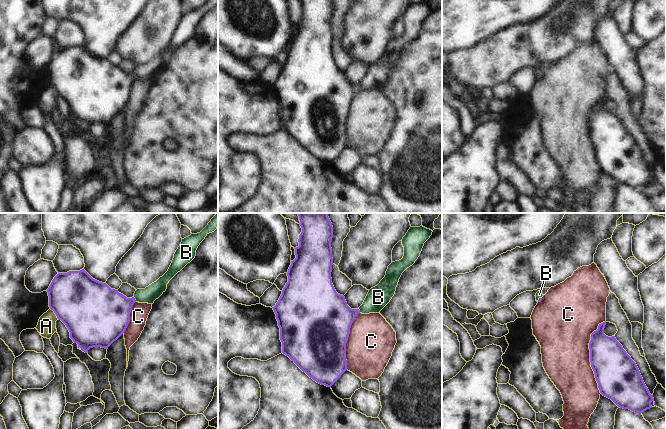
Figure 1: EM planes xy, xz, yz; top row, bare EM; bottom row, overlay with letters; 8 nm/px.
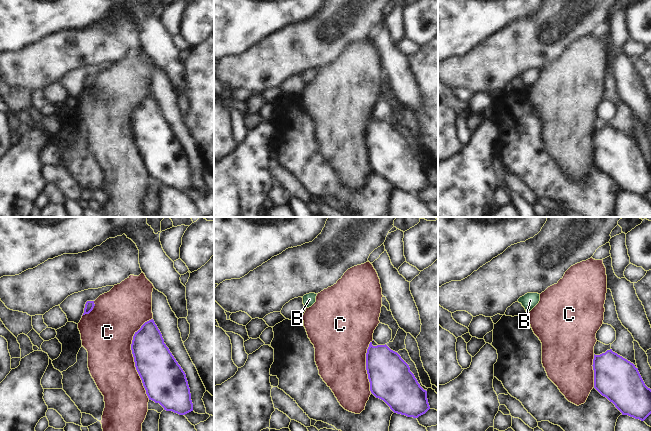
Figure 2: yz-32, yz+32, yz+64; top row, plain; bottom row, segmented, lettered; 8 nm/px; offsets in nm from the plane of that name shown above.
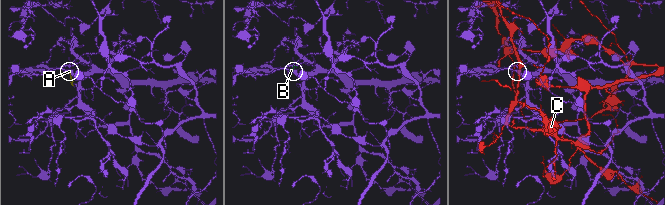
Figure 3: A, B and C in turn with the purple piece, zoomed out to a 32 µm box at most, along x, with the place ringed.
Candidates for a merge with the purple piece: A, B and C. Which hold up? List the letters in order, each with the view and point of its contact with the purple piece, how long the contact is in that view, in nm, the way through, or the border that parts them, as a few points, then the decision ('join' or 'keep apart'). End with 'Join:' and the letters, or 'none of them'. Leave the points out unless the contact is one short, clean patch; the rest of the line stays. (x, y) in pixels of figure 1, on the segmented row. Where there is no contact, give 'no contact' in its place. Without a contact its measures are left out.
A: xy (54, 312) | 110 nm | along xy (50, 308), (58, 318) | keep apart
B: xy (134, 299) | 50 nm | across xy (106, 312), (134, 299), (140, 295), (148, 295) | join
C: yz (590, 356) | 600 nm | keep apart
Join: B

